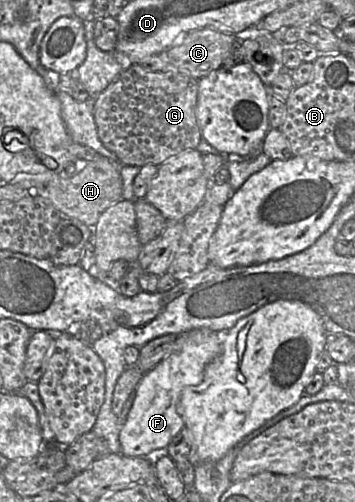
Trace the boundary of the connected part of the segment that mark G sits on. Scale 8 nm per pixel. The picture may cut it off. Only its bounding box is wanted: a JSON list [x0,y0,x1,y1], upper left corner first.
[94,64,202,166]

